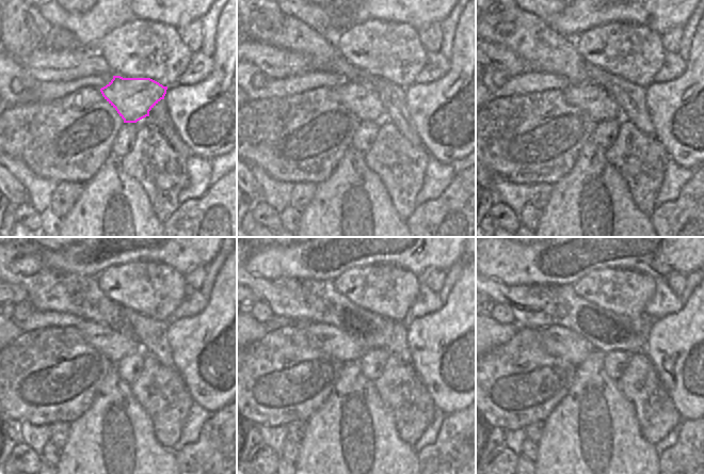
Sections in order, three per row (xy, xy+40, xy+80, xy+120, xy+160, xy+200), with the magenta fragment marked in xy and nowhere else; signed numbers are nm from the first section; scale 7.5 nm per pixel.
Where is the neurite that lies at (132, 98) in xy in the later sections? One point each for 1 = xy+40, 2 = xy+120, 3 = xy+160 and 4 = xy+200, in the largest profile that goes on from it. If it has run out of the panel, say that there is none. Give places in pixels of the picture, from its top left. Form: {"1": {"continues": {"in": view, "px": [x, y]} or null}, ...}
{"1": {"continues": {"in": "xy+40", "px": [361, 99]}}, "2": {"continues": {"in": "xy+120", "px": [114, 345]}}, "3": {"continues": {"in": "xy+160", "px": [328, 338]}}, "4": {"continues": {"in": "xy+200", "px": [558, 341]}}}

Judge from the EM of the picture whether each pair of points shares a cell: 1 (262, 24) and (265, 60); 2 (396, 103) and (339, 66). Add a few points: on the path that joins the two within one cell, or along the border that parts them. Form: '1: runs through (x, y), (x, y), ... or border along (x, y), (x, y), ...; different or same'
1: border along (248, 38), (268, 44); different
2: runs through (382, 89), (374, 81), (358, 73), (353, 73); same

